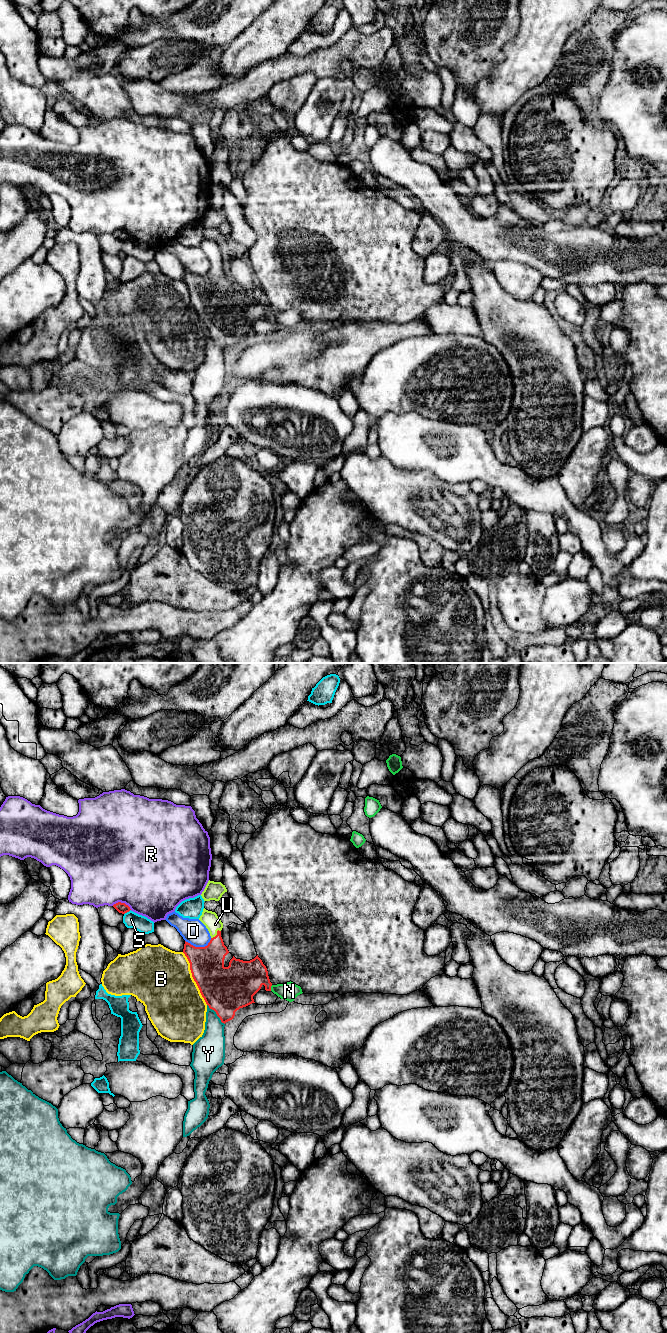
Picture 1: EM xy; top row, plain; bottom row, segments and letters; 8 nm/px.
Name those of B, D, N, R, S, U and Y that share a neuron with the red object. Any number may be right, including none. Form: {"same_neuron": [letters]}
{"same_neuron": ["U"]}

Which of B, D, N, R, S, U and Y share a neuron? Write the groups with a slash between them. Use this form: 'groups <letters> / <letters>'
groups B / D / N / R / S / U / Y

